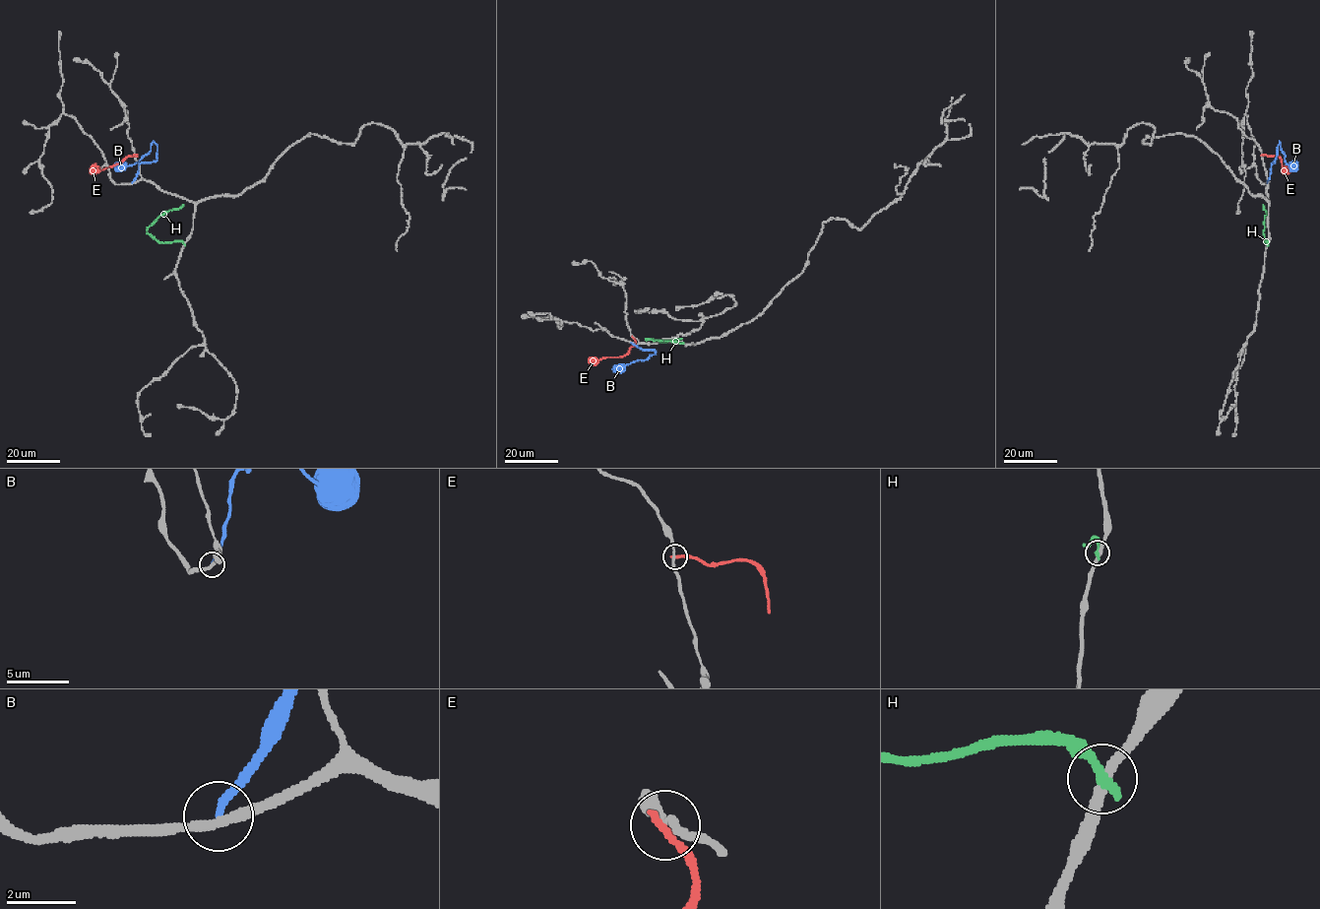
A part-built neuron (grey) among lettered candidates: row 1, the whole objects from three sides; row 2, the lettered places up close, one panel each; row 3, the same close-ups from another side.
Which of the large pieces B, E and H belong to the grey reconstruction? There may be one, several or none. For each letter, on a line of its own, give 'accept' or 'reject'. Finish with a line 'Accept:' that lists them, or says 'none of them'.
B: reject
E: reject
H: reject
Accept: none of them

